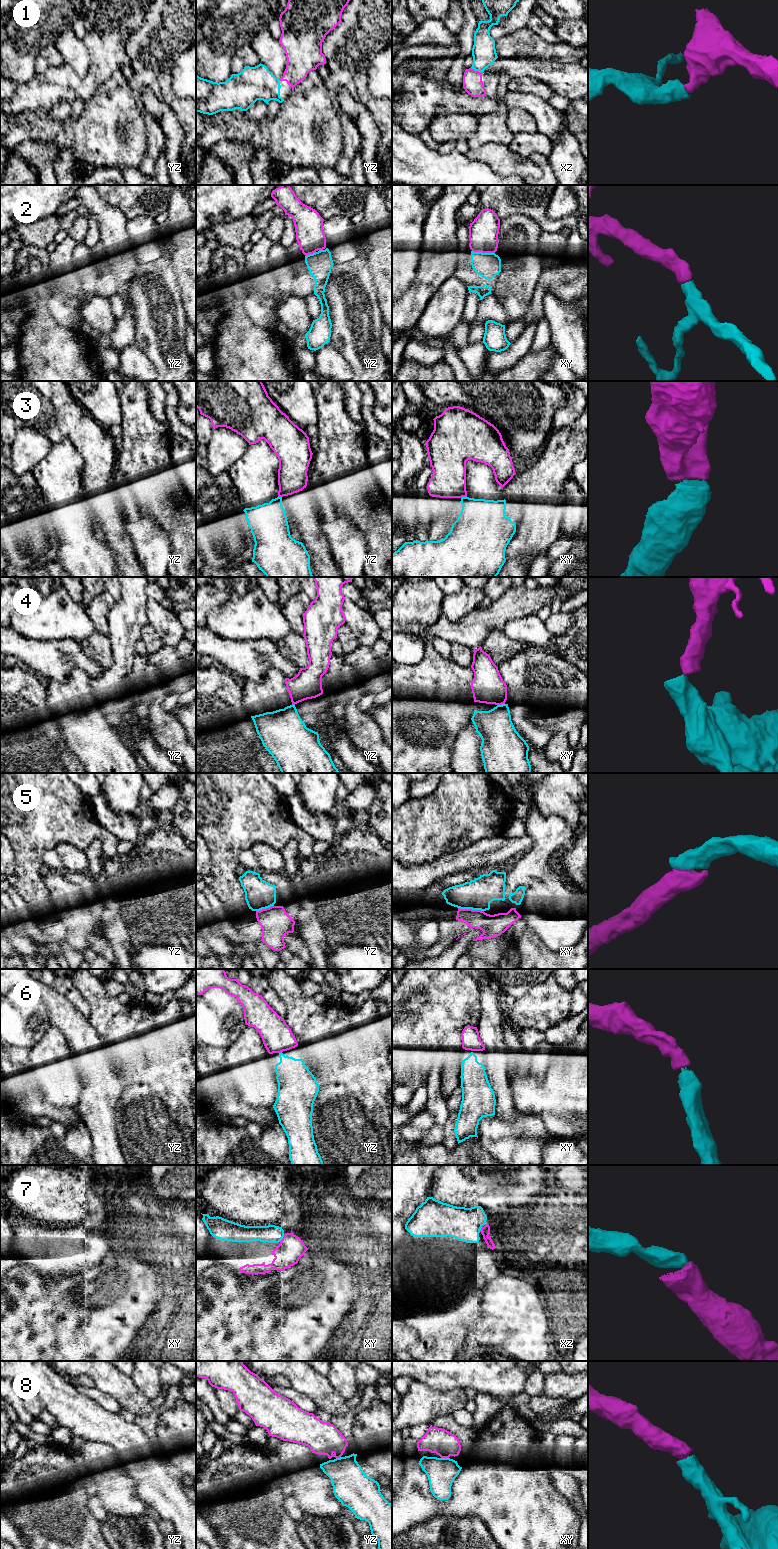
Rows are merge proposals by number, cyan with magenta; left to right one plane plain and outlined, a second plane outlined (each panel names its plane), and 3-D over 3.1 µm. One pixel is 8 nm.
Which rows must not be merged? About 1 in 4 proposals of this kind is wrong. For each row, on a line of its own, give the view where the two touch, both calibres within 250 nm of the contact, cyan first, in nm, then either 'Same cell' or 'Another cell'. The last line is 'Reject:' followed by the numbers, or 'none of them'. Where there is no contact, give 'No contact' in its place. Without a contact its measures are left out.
1: Touches cyan in xz. Thickness 190 nm (cyan) against 160 nm. Same cell
2: Touches cyan in xy. Thickness 200 nm (cyan) against 240 nm. Same cell
3: Touches cyan in xy. Thickness 380 nm (cyan) against 280 nm. Another cell
4: Touches cyan in xy. Thickness 280 nm (cyan) against 260 nm. Another cell
5: Touches cyan in xy. Thickness 240 nm (cyan) against 180 nm. Same cell
6: Touches cyan in yz. Thickness 280 nm (cyan) against 240 nm. Same cell
7: Touches cyan in xy. Thickness 140 nm (cyan) against 220 nm. Same cell
8: Touches cyan in xy. Thickness 240 nm (cyan) against 200 nm. Same cell
Reject: 3, 4

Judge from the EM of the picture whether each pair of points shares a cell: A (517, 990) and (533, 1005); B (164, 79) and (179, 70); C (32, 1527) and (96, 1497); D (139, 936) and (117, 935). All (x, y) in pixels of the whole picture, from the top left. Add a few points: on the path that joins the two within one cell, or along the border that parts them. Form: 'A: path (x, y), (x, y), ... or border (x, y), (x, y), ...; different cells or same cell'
A: border (542, 982), (534, 985), (516, 998); different cells
B: border (168, 72), (171, 76), (172, 90), (179, 97); different cells
C: border (67, 1488), (84, 1488), (87, 1507), (99, 1521); different cells
D: border (122, 916), (132, 947); different cells

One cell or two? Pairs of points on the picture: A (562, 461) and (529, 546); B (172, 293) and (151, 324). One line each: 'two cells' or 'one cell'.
A: one cell
B: one cell

